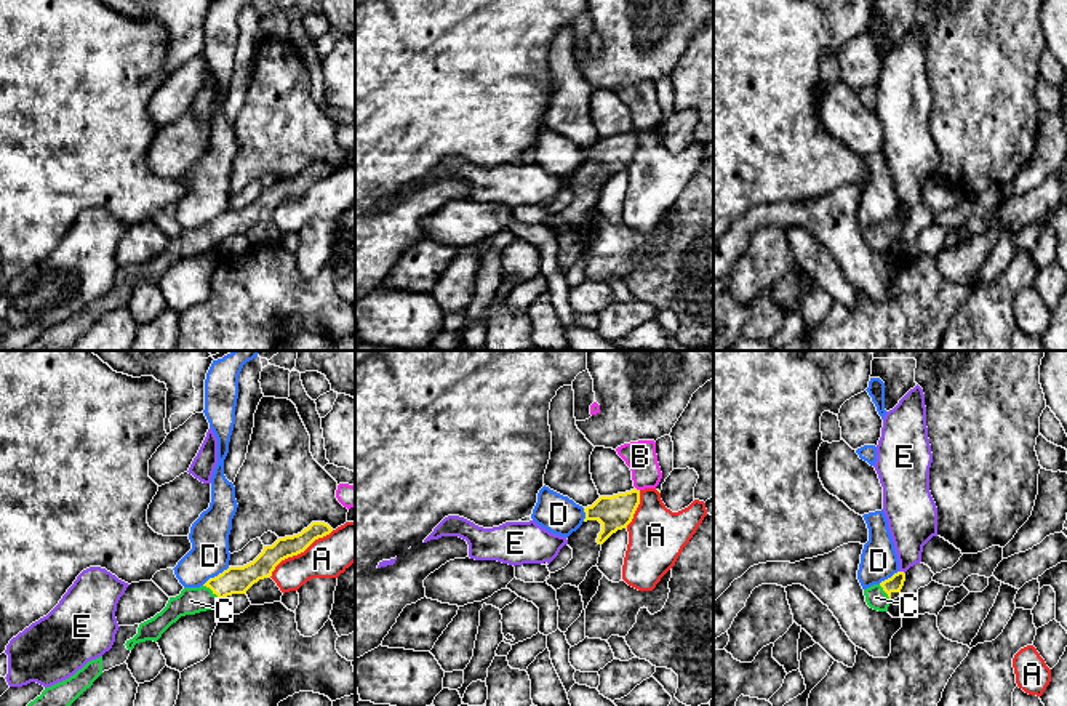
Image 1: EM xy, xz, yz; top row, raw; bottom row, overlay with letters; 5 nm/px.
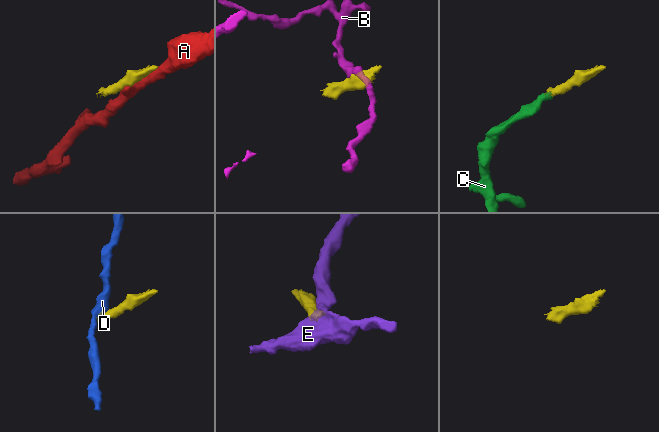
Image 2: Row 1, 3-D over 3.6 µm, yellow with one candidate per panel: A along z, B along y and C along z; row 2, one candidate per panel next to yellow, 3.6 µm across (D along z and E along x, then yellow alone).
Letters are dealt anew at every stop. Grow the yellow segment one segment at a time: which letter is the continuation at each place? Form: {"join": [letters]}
{"join": ["C"]}

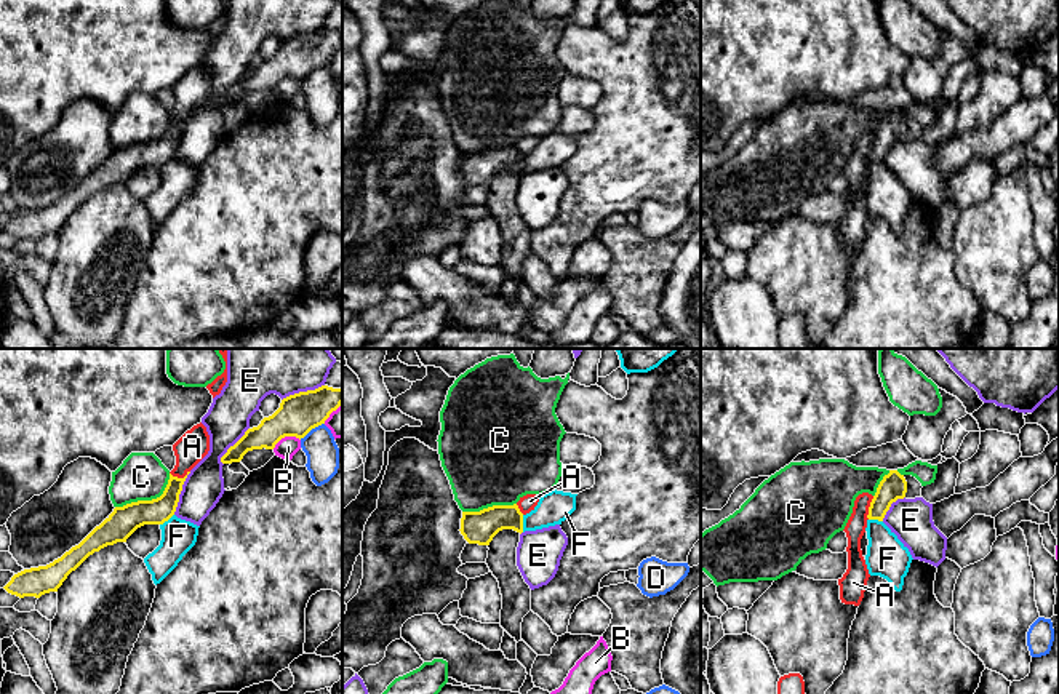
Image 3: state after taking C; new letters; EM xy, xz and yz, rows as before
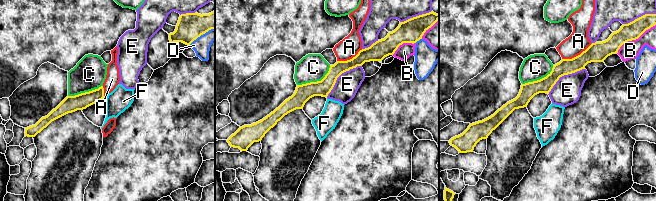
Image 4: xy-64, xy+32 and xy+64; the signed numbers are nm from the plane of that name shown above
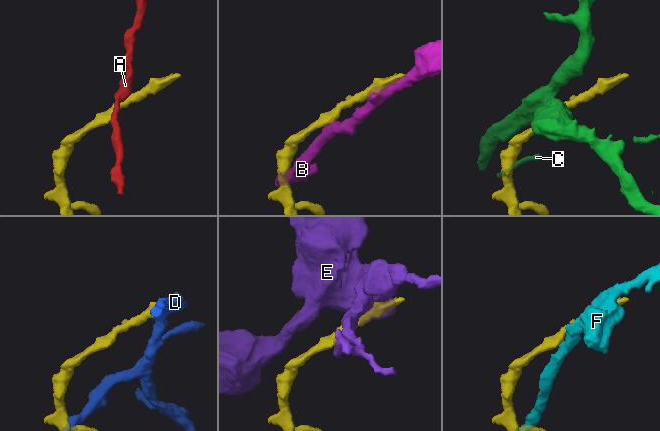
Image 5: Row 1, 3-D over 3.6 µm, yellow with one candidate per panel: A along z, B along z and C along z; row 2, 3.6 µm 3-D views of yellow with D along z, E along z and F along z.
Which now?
{"join": []}

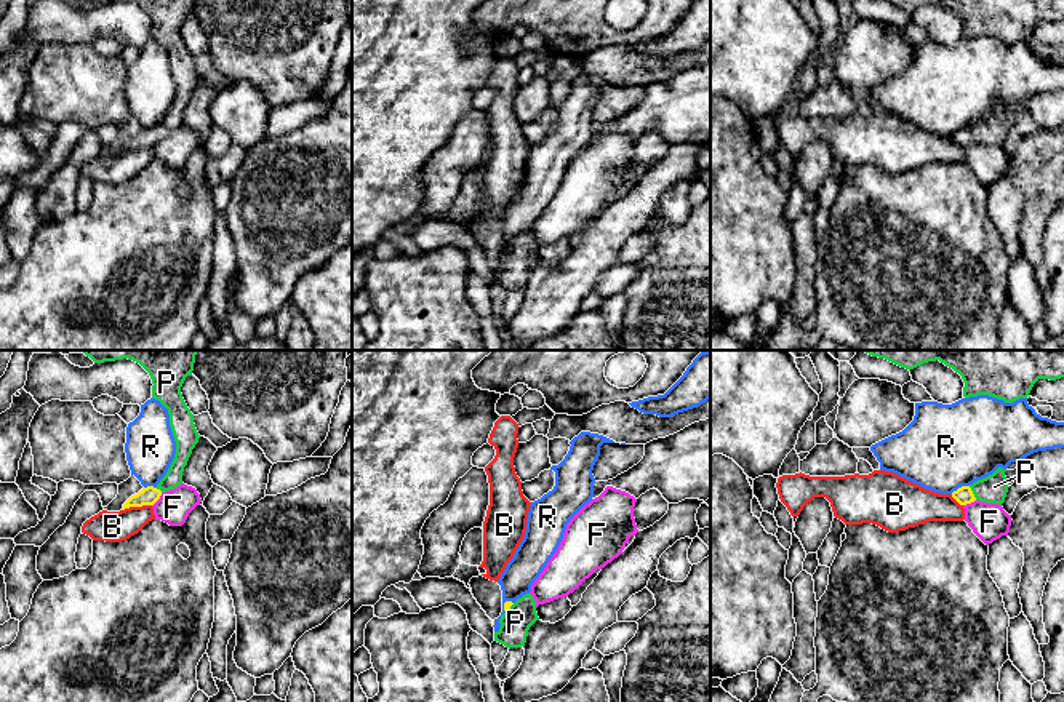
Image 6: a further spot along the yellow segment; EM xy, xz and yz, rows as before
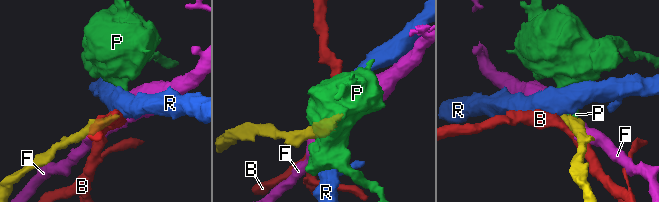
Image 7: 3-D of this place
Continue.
{"join": ["P"]}

